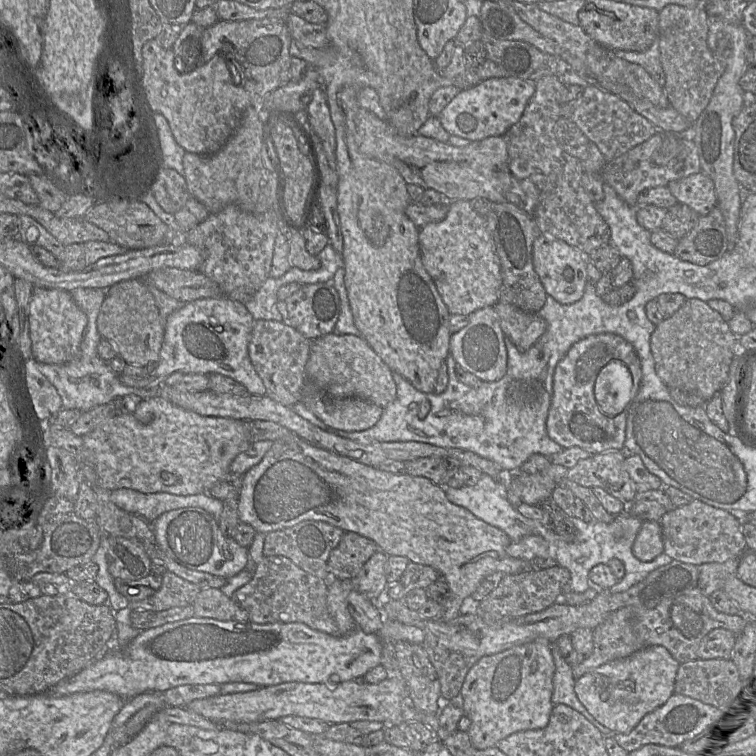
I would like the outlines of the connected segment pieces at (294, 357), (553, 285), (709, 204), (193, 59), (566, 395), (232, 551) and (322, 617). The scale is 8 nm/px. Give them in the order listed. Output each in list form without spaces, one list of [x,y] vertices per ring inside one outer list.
[[[254,321],[248,354],[253,367],[263,381],[266,396],[288,408],[301,400],[306,382],[305,365],[309,357],[311,341],[283,322]]]
[[[541,233],[533,242],[533,266],[546,293],[561,304],[580,300],[587,284],[588,257],[563,240]]]
[[[703,172],[671,181],[668,187],[679,203],[689,206],[700,216],[708,215],[717,207],[714,182]]]
[[[190,21],[173,44],[174,66],[180,73],[192,72],[202,63],[201,39],[204,28]]]
[[[613,333],[592,334],[574,343],[558,362],[553,375],[553,393],[546,430],[549,437],[563,448],[573,446],[593,454],[609,450],[622,450],[625,442],[629,409],[615,416],[601,412],[594,394],[598,373],[611,360],[621,360],[632,375],[631,403],[636,397],[642,378],[641,362],[631,343]]]
[[[198,507],[171,510],[153,523],[156,543],[176,563],[190,569],[229,579],[246,568],[249,559],[247,548],[233,538],[224,536],[219,522],[210,513]]]
[[[264,556],[257,564],[252,579],[235,591],[231,600],[248,612],[250,622],[299,622],[331,636],[340,636],[327,607],[328,585],[329,581],[308,574],[287,557]]]

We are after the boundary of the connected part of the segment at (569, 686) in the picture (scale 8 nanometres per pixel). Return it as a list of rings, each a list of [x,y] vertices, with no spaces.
[[[552,643],[552,655],[555,664],[551,697],[553,704],[565,704],[579,711],[591,721],[605,737],[613,737],[619,734],[615,730],[611,730],[601,724],[580,702],[575,692],[576,679],[573,675],[573,667],[564,660],[556,643]]]

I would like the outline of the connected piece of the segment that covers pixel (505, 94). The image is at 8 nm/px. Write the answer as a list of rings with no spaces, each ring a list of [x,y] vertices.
[[[515,77],[486,79],[469,89],[459,91],[438,118],[450,135],[459,136],[471,142],[491,136],[503,136],[520,120],[534,93],[535,82],[527,82]]]

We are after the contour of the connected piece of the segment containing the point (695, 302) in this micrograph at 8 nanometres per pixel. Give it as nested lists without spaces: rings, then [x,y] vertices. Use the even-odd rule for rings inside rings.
[[[692,298],[670,317],[664,318],[650,337],[655,370],[667,388],[677,388],[708,402],[726,384],[733,358],[739,353],[738,337],[707,302]]]

